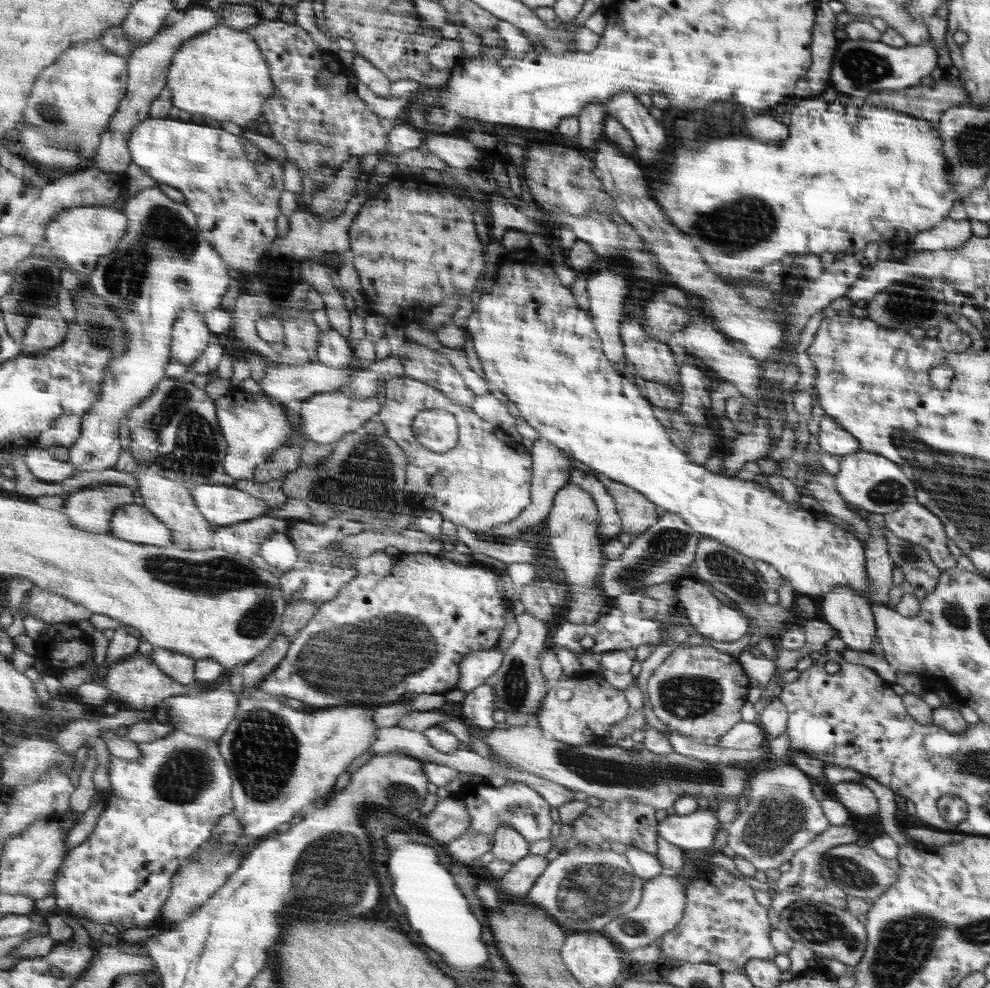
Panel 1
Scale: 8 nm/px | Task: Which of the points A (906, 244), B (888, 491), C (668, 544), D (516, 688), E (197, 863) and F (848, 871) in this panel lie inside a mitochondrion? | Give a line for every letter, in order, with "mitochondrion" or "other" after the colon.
A: other
B: mitochondrion
C: mitochondrion
D: mitochondrion
E: other
F: mitochondrion

